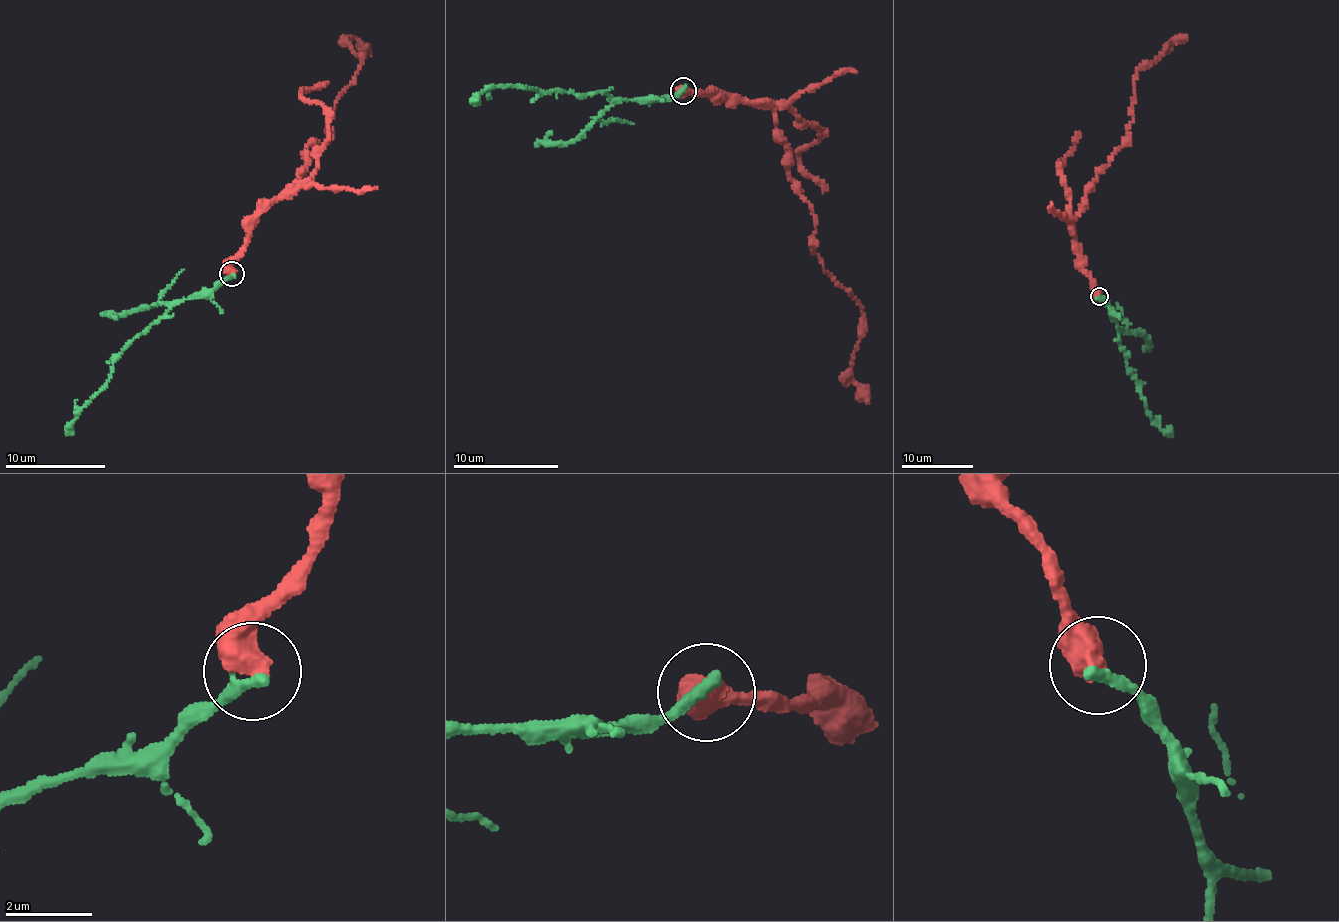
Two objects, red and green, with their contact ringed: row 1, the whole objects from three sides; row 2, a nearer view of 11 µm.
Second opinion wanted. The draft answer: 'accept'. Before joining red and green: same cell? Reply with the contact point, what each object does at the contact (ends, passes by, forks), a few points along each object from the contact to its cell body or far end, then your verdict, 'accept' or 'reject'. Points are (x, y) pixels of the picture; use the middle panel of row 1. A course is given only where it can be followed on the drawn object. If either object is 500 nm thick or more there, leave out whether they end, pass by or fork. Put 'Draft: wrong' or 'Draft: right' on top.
Draft: wrong
(683, 90) | red via (684, 90), (727, 93), (773, 112), (790, 176), (814, 217), (814, 248), (861, 309), (850, 377), (869, 403) | green via (684, 92), (659, 99), (621, 100), (599, 92), (580, 96), (556, 88), (505, 84), (470, 101) | reject

